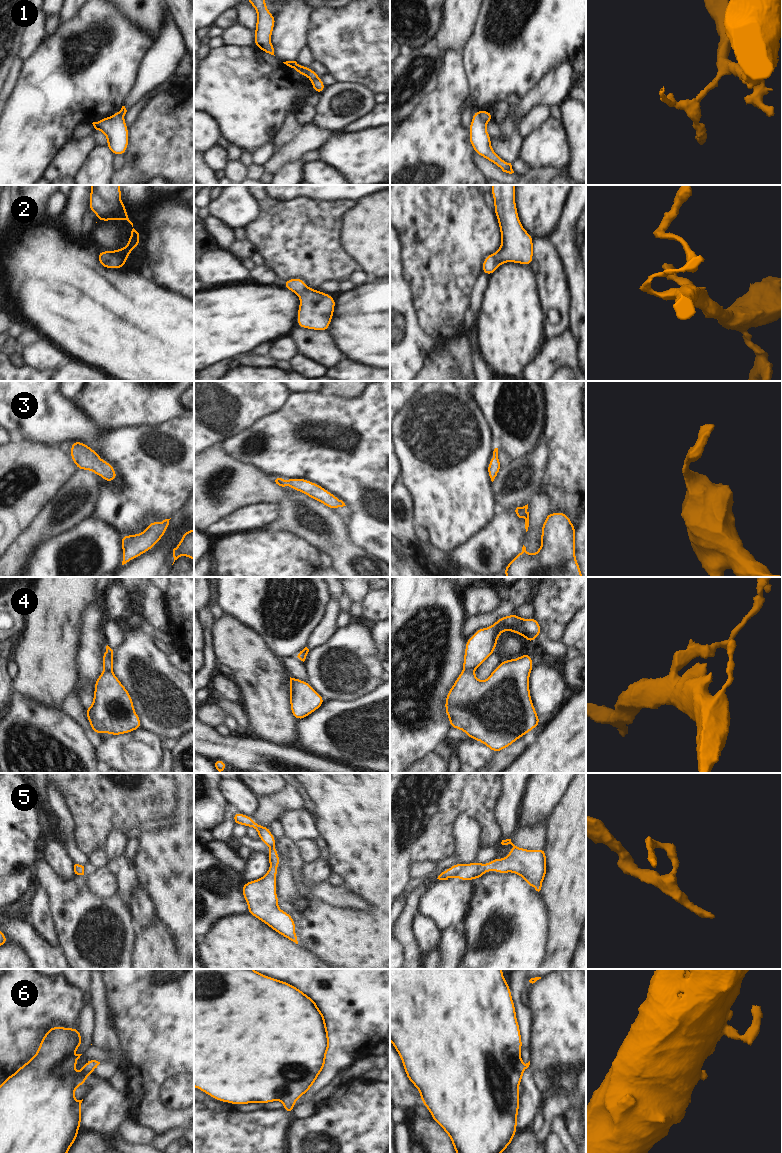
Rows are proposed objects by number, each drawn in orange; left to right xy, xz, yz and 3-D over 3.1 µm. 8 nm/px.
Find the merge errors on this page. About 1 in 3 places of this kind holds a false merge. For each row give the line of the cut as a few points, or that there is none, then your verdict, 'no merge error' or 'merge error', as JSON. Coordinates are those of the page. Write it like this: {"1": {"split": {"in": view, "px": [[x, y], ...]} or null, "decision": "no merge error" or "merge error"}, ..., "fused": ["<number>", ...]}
{"1": {"split": {"in": "yz", "px": [[478, 111], [485, 123]]}, "decision": "merge error"}, "2": {"split": null, "decision": "no merge error"}, "3": {"split": null, "decision": "no merge error"}, "4": {"split": {"in": "yz", "px": [[463, 669], [473, 671]]}, "decision": "merge error"}, "5": {"split": null, "decision": "no merge error"}, "6": {"split": null, "decision": "no merge error"}, "fused": ["1", "4"]}

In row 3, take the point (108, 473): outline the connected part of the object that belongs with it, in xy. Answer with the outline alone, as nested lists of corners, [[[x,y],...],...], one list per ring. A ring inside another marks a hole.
[[[81,441],[72,442],[70,456],[79,470],[90,470],[107,483],[117,479],[114,467],[109,462],[103,461],[95,450]]]

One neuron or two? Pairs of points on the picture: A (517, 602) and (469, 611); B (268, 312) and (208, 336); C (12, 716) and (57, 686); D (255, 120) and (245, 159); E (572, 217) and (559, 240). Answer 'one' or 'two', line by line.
A: two
B: one
C: two
D: two
E: one

